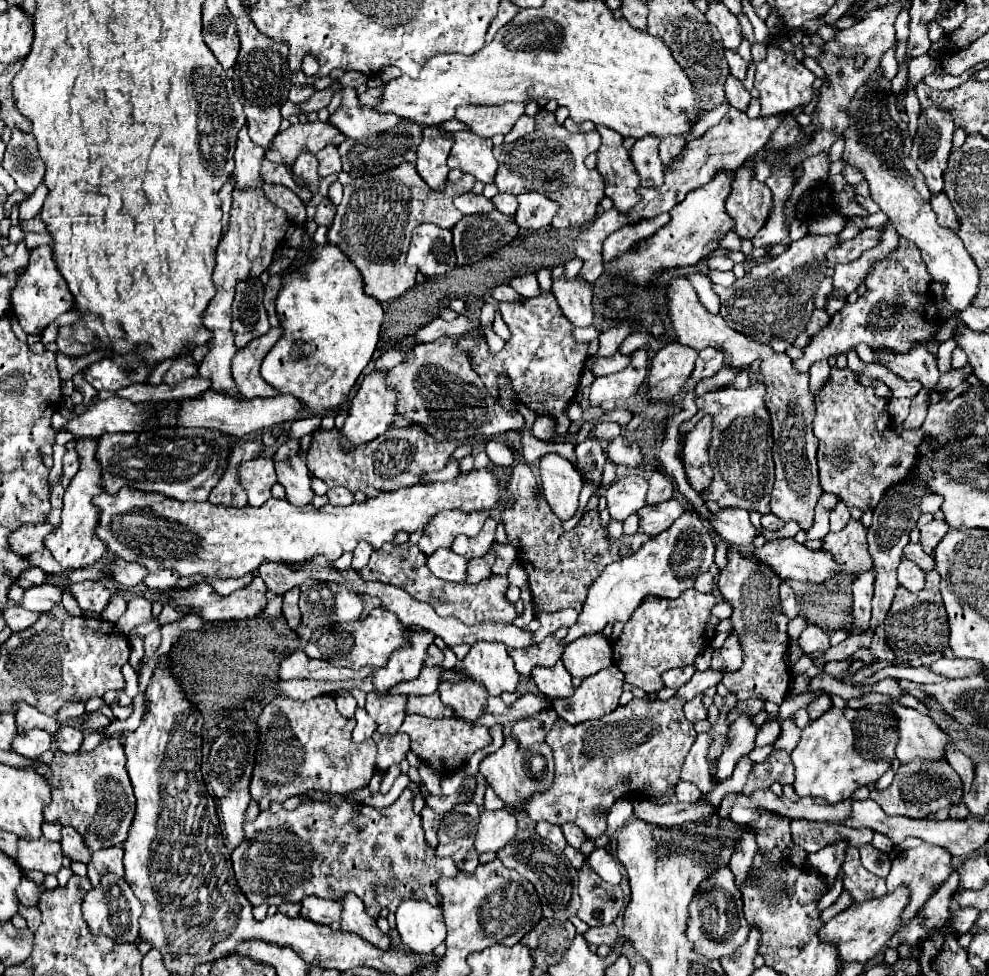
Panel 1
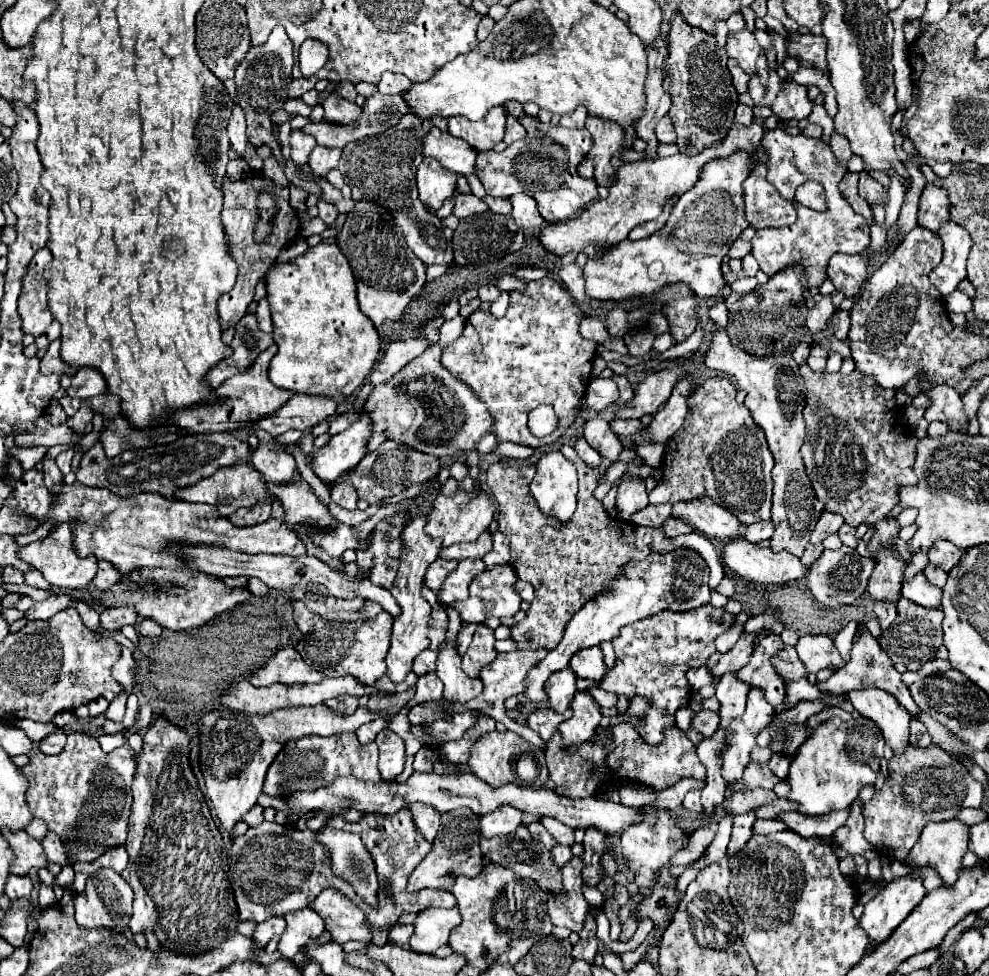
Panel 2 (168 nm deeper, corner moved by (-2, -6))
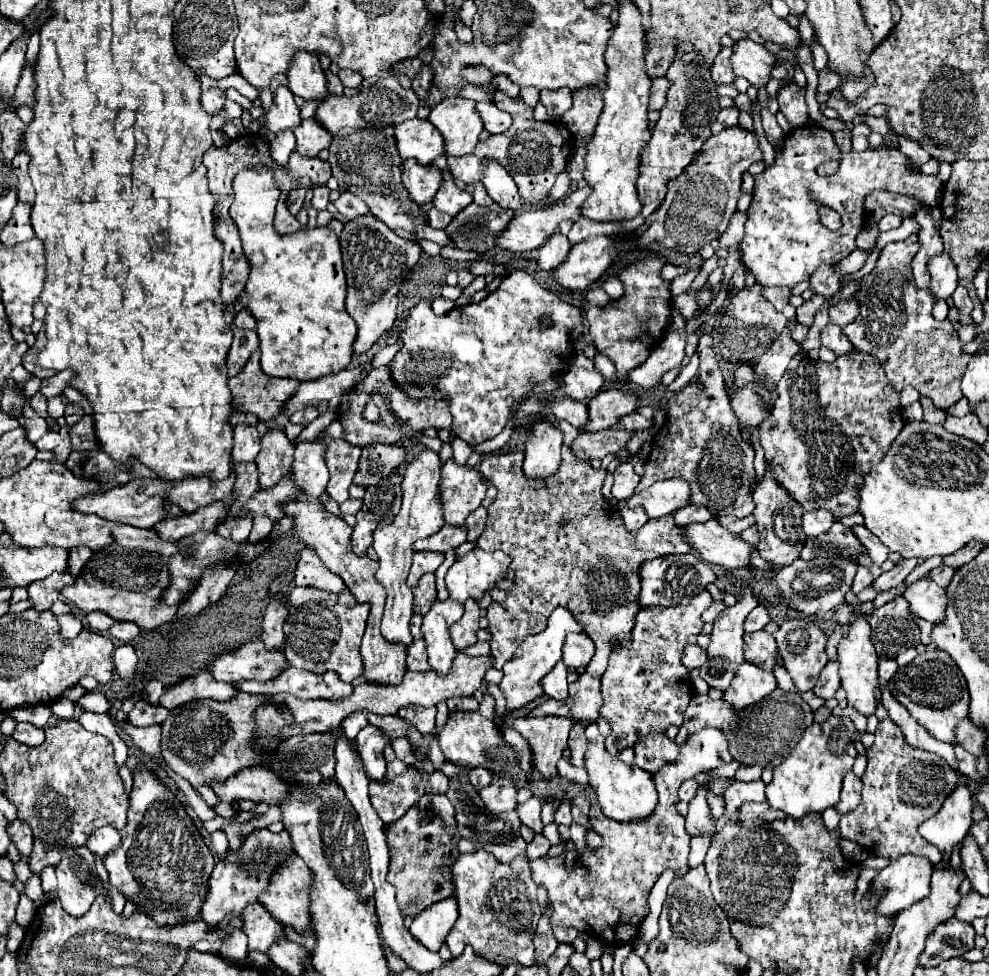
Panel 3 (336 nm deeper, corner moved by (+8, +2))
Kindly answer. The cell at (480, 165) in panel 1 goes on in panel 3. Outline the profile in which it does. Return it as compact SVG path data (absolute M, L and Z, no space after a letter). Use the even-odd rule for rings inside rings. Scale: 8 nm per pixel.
M404 120L402 124L394 126L394 140L402 160L414 158L418 164L426 166L434 158L444 156L442 136L428 120Z

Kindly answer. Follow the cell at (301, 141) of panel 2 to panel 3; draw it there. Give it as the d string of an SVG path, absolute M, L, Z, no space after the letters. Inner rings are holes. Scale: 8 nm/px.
M280 86L274 92L274 102L264 118L264 126L270 132L280 132L284 128L294 130L298 124L300 124L300 114L298 114L298 106L294 102L294 96L286 86Z

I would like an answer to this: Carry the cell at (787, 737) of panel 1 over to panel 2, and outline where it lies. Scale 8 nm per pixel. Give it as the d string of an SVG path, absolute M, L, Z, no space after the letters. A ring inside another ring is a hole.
M774 752L774 760L768 762L770 770L780 778L780 780L786 780L788 776L788 768L790 768L790 756L784 754L784 752Z

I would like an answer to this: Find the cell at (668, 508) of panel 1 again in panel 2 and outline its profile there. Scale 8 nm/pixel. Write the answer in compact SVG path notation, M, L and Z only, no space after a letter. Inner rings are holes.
M670 516L662 526L660 526L660 530L666 534L666 536L680 536L680 534L690 534L692 532L692 526L690 524L686 524L684 520L676 520L674 516Z

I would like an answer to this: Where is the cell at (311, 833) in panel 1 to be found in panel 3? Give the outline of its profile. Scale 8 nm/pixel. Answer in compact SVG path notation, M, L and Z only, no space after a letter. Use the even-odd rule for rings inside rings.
M256 830L252 832L238 852L228 852L228 858L218 862L212 876L210 876L210 894L202 904L200 918L214 926L218 924L228 912L242 914L244 906L258 900L258 896L266 890L266 884L276 870L276 866L292 852L288 832L270 832L270 830Z

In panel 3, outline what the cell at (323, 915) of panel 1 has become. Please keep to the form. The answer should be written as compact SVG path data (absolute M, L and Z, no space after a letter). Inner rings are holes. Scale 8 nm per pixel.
M258 902L242 912L242 932L248 936L248 952L266 952L274 940L286 940L284 926Z

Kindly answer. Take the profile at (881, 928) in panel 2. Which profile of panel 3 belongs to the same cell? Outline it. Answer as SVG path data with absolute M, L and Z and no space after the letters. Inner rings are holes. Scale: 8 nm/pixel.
M906 854L892 860L874 880L874 892L882 894L878 914L898 914L930 894L930 874L934 866L924 856Z

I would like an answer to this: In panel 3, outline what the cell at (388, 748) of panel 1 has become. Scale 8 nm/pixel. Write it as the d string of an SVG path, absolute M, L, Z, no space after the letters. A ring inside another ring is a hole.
M366 726L356 736L356 750L362 758L364 772L368 780L380 782L386 776L386 762L384 762L384 748L388 744L388 738L374 726Z

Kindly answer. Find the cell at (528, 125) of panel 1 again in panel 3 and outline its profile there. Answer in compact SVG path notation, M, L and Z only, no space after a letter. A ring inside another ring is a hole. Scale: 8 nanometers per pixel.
M478 102L476 108L478 108L478 114L482 116L484 130L488 130L490 134L500 134L510 128L512 118L506 112L498 110L492 102Z

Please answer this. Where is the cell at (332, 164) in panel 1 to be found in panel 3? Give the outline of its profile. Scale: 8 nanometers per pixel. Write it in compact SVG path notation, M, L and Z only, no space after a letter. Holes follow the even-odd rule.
M314 116L302 120L300 126L294 128L294 136L296 136L296 152L308 158L314 158L320 150L328 148L332 142L332 134L326 132L326 128L322 128L322 124L314 120Z

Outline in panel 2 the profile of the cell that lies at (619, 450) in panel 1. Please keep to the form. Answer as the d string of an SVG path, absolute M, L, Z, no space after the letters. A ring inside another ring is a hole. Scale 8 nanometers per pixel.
M590 418L584 424L584 438L586 442L600 452L602 458L608 458L610 462L618 462L624 444L620 442L620 438L610 430L610 424L604 418Z

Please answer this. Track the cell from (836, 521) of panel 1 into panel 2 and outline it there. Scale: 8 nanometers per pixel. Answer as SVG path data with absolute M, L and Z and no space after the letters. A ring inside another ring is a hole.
M842 524L842 526L840 526L840 530L838 530L838 536L840 536L840 540L842 540L846 546L852 546L852 548L856 548L856 542L858 542L858 538L854 536L854 528L852 528L852 526L848 526L848 524Z

